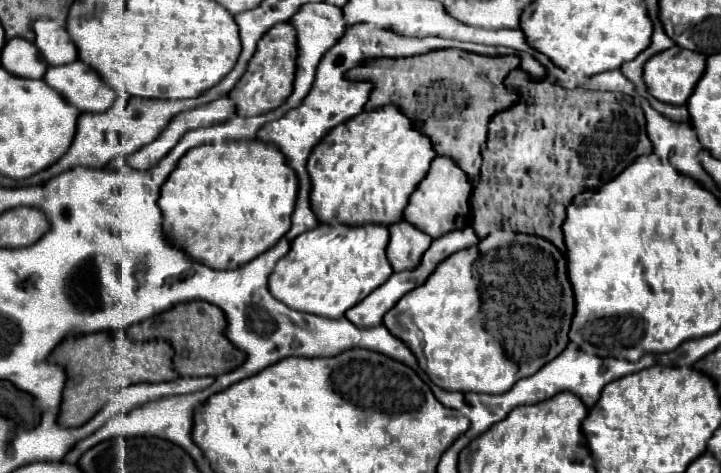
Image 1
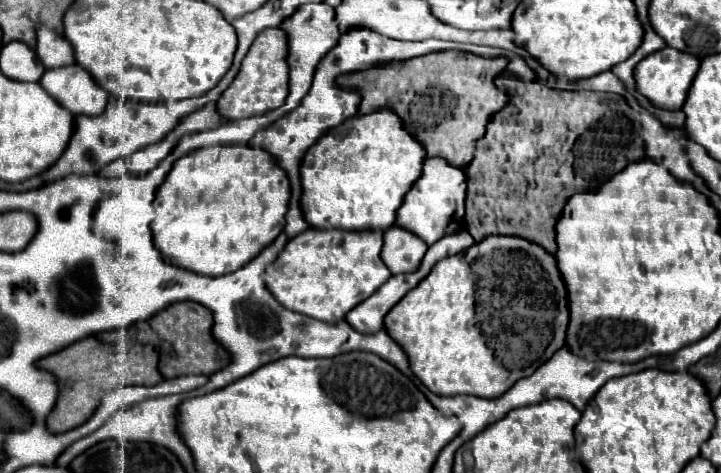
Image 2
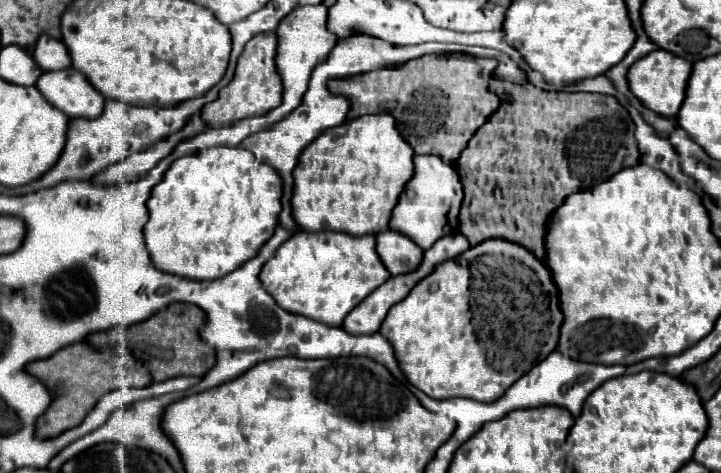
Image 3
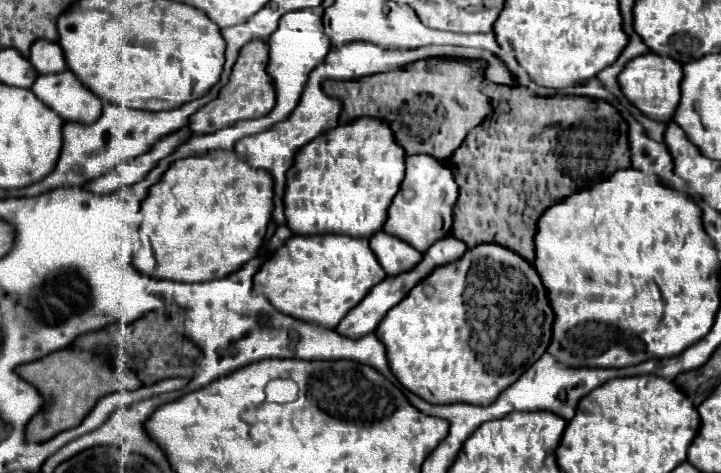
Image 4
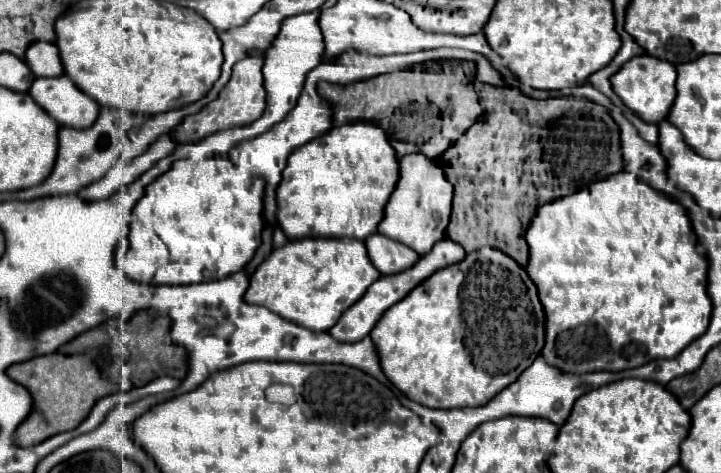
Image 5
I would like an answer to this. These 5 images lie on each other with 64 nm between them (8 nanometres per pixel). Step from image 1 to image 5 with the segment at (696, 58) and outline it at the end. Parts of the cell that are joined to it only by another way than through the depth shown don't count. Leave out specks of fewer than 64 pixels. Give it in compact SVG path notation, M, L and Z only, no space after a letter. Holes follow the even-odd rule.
M636 56L628 60L612 78L612 90L618 94L618 98L644 122L658 124L666 118L668 108L672 106L672 100L676 98L676 70L674 64L668 64L666 60L656 60L654 56Z

